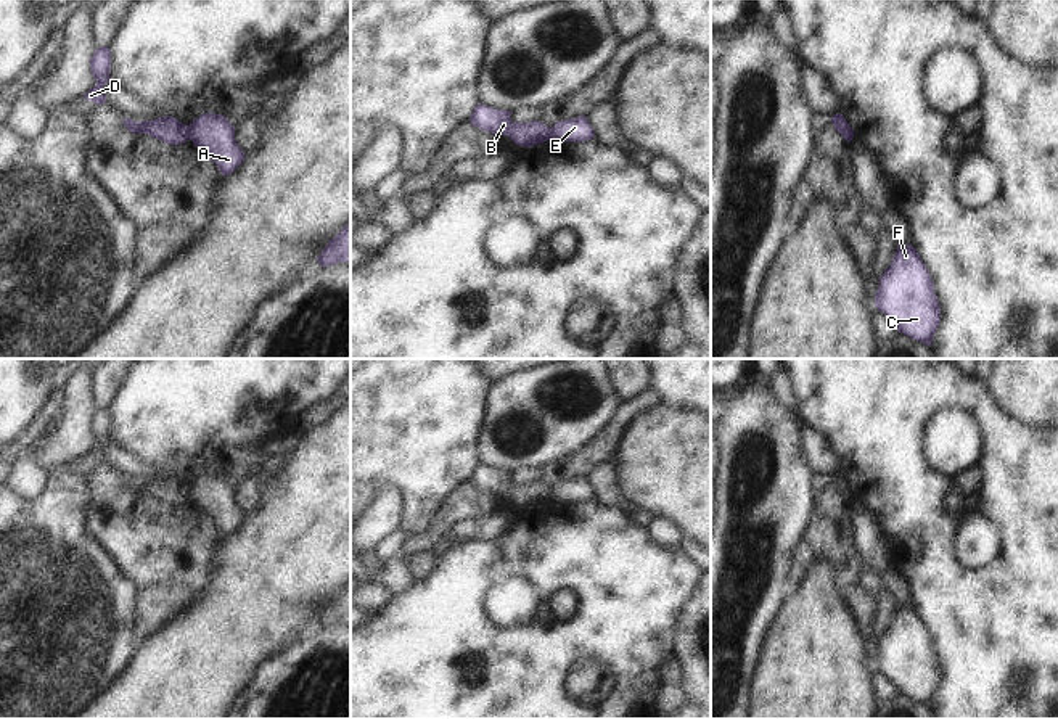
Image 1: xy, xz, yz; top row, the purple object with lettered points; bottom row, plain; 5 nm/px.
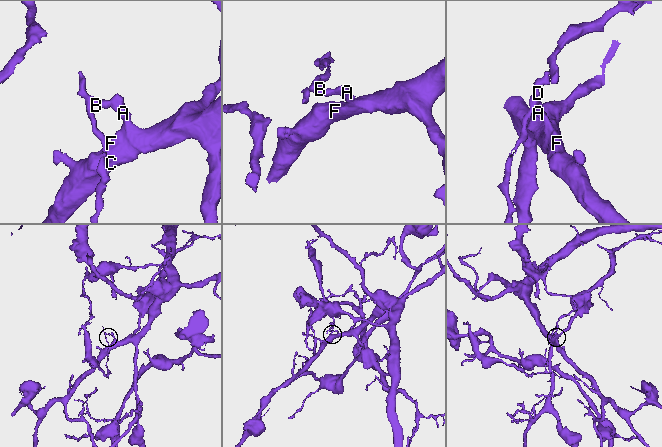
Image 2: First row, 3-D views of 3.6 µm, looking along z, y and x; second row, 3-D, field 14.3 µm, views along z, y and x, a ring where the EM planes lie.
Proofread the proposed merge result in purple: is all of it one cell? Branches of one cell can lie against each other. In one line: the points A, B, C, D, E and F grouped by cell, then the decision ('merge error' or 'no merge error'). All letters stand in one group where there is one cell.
A C E F / B D | merge error

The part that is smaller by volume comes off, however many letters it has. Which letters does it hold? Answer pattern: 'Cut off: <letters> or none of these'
Cut off: B, D

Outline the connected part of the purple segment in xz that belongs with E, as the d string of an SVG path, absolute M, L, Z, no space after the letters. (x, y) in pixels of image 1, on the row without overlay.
M585 476L558 481L550 489L550 502L585 502L592 500L595 492Z

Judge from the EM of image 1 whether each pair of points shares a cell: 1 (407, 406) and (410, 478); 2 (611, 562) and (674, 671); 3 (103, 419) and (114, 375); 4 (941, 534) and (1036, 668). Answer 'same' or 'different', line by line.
1: same
2: different
3: different
4: same

